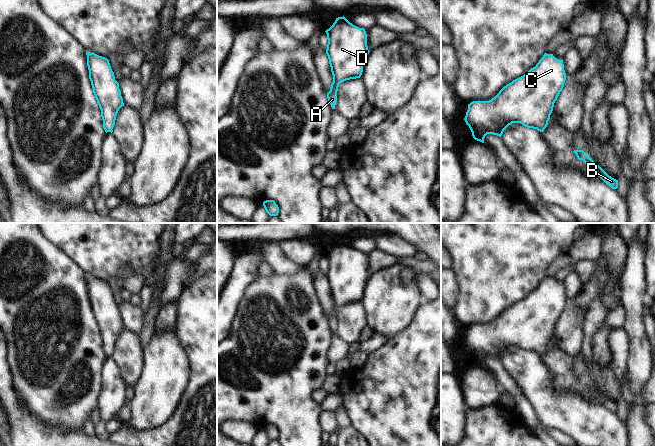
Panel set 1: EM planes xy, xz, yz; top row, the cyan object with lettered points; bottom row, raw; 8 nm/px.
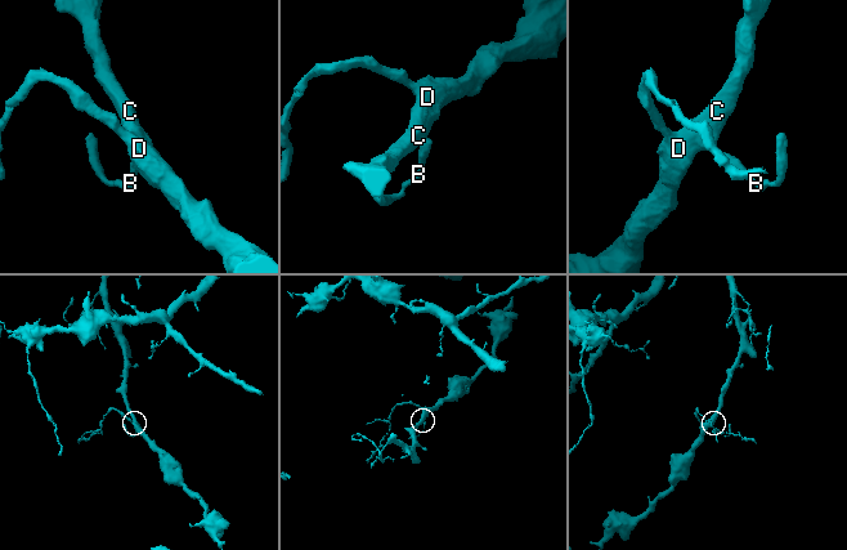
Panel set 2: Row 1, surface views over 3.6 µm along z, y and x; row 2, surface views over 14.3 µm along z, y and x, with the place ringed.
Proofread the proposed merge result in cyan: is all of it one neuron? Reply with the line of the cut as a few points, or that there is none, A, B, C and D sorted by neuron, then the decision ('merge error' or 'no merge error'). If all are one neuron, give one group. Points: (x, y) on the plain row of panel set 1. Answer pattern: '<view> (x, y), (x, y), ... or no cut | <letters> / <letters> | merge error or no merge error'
no cut | A B C D | no merge error

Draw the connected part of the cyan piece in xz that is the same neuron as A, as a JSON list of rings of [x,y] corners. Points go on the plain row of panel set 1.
[[[344,240],[336,242],[325,256],[328,263],[326,278],[333,299],[327,322],[332,333],[335,333],[339,308],[361,301],[370,275],[365,253],[353,249]]]

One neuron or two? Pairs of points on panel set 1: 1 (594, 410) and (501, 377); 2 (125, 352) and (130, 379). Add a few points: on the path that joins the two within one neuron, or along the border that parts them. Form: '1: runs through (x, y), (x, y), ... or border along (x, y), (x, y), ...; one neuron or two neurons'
1: border along (502, 362), (505, 370), (529, 401); two neurons
2: runs through (129, 359), (130, 372); one neuron

